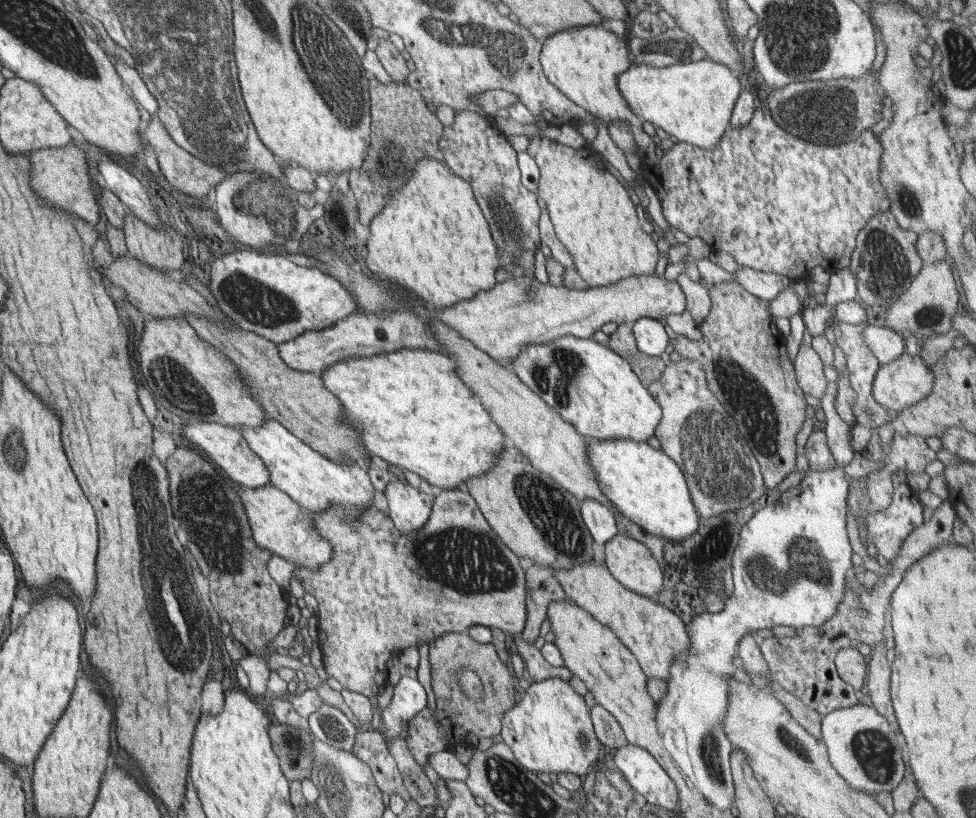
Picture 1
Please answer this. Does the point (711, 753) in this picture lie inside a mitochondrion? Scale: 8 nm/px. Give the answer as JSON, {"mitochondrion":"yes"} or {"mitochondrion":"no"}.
{"mitochondrion":"yes"}

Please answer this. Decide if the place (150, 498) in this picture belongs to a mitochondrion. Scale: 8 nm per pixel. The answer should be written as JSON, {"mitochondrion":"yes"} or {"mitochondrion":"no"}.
{"mitochondrion":"yes"}

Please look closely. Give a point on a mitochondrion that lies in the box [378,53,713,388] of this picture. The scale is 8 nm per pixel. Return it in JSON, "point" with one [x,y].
{"point":[505,215]}

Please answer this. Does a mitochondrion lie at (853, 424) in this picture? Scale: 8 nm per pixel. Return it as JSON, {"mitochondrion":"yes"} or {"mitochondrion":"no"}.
{"mitochondrion":"no"}

